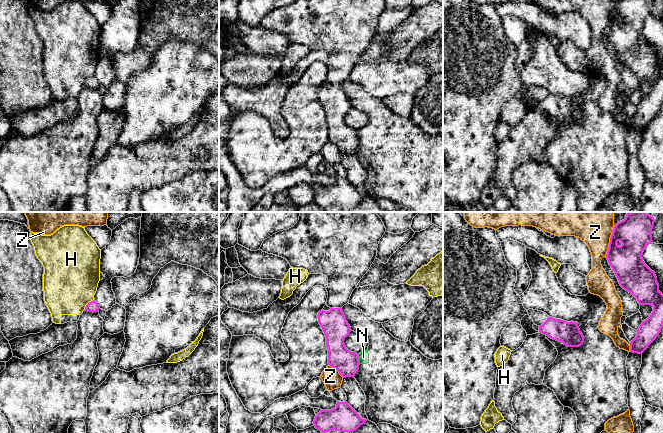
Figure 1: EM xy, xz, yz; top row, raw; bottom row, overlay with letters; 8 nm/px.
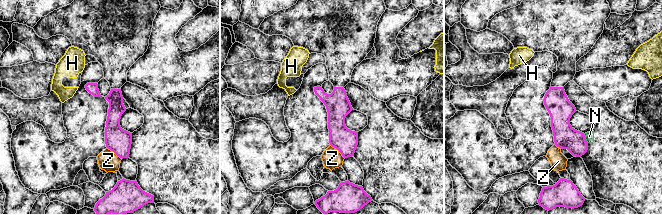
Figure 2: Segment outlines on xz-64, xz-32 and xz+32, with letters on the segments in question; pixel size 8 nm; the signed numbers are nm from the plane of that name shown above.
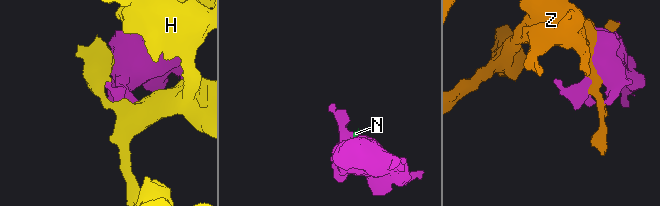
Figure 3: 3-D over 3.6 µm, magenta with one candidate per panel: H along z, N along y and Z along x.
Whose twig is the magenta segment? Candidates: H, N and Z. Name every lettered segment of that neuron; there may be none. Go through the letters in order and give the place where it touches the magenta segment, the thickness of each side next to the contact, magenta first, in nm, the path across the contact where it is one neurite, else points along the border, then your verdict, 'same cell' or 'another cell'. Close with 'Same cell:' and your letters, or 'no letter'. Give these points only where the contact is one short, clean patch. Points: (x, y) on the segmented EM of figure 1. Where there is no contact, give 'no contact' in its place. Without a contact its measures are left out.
H: contact xy (87, 304); calibres 90 and 440 nm; border xy (93, 299), (84, 309); another cell
N: contact xz (357, 359); calibres 190 and 90 nm; border xz (357, 354), (357, 359), (360, 363); another cell
Z: contact yz (610, 241); calibres 280 and 380 nm; another cell
Same cell: no letter

